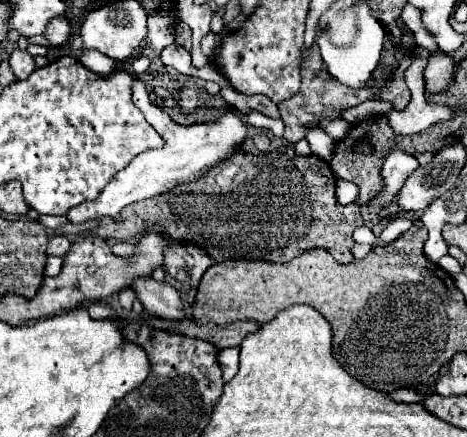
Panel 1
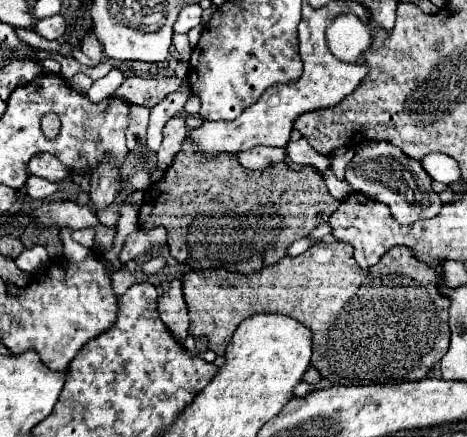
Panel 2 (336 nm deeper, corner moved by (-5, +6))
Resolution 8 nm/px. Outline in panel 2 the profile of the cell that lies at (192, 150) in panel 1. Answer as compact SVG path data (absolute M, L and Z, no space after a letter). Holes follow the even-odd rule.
M304 1L302 7L302 21L298 25L298 39L300 39L300 57L304 61L304 73L302 77L292 85L274 85L264 91L264 95L250 105L240 117L234 121L202 121L200 127L190 129L186 139L192 143L194 149L198 149L204 157L216 157L220 153L240 153L248 151L256 145L270 145L270 147L286 147L292 131L292 121L314 109L324 109L338 105L346 95L350 95L360 81L368 73L366 63L344 63L338 61L326 45L324 31L326 21L336 17L338 13L352 11L356 15L368 15L368 9L364 9L356 1L330 1L326 7L312 9L308 1Z

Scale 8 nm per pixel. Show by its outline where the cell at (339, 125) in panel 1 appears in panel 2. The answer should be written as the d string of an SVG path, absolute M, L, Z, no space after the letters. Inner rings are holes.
M368 141L356 149L352 161L346 167L346 181L354 191L390 205L392 217L402 225L410 225L416 219L434 217L442 207L438 193L432 189L432 177L422 167L422 161L408 159L408 155L404 155L396 145L388 141Z

